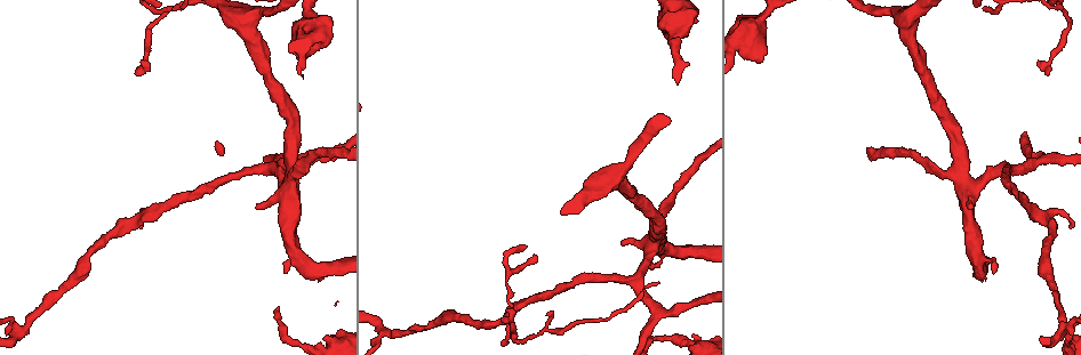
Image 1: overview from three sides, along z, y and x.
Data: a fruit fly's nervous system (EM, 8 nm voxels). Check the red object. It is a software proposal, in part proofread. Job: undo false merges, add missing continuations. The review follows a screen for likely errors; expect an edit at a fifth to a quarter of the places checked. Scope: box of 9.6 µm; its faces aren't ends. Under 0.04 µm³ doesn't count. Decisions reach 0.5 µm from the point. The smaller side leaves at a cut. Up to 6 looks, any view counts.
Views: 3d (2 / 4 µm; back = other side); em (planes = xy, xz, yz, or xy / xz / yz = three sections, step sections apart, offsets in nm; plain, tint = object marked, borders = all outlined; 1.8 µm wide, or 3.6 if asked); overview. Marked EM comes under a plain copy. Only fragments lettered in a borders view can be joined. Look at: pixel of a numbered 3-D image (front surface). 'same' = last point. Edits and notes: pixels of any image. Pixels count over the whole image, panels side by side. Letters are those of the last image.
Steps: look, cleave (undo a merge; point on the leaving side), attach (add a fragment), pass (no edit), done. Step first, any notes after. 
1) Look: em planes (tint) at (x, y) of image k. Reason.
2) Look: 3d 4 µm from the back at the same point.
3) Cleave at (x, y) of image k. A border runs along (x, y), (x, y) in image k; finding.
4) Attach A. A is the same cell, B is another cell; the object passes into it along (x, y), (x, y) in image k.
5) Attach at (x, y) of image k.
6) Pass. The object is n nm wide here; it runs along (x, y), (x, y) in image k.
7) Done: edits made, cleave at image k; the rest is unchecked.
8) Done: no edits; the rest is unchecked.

Look: 3d 4 µm at (316, 35) of image 1. Sudden change in width.

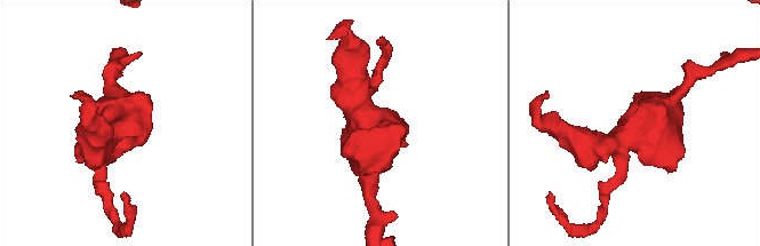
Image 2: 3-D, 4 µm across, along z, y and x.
Look: em xy step 4 (tint) at (127, 123) of image 2. Now the EM.

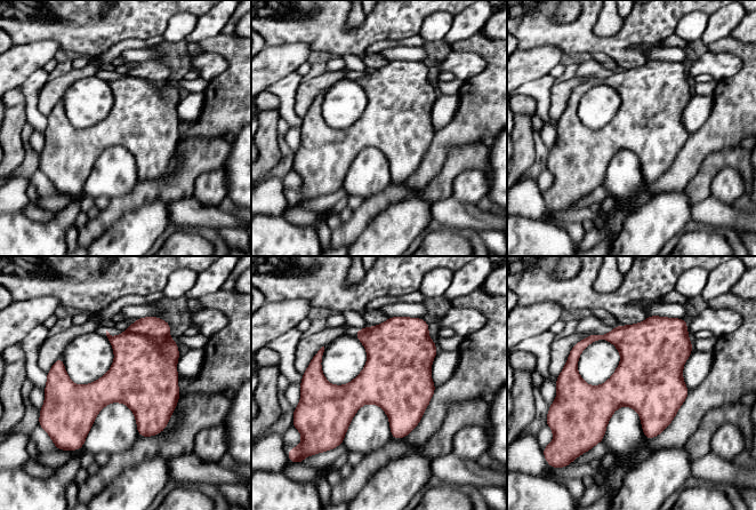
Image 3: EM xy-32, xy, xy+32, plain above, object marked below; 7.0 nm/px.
Look: em yz step 8 (borders) at the same point.

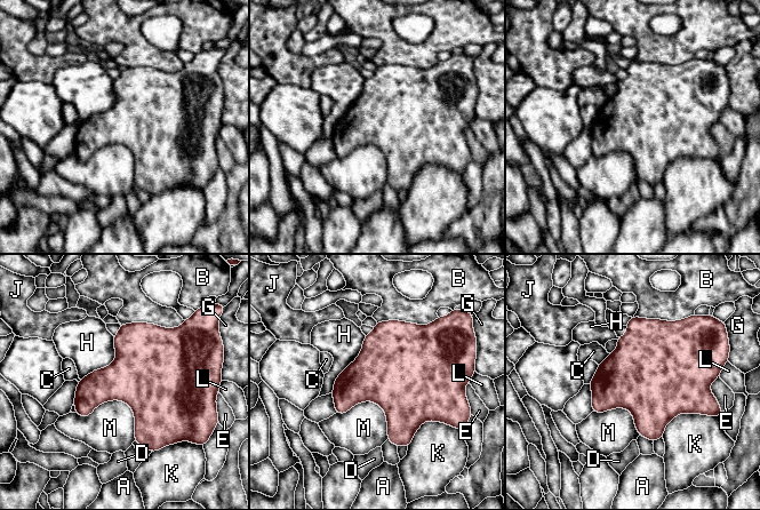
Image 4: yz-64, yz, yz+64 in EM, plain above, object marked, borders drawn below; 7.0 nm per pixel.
Pass. A, B, C, D, E, G, H, J, K, L and M are other cells; a border runs along (76, 412), (124, 400), (135, 440) in image 4; one neuron here.

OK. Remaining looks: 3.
Look: 3d 4 µm at (658, 312) of image 1. Three-way junction.

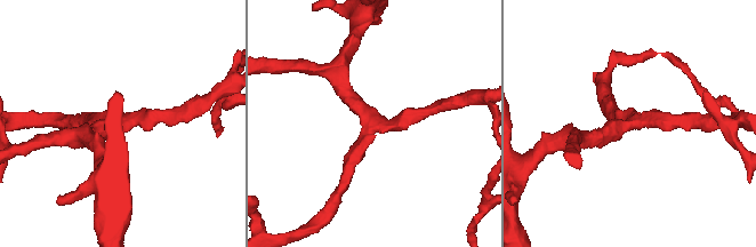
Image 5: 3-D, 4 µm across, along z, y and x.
Look: em 3.6 µm xz step 4 (tint) at (628, 127) of image 5. 3 arms meet here; the arms are 220, 220, 260 nm wide.

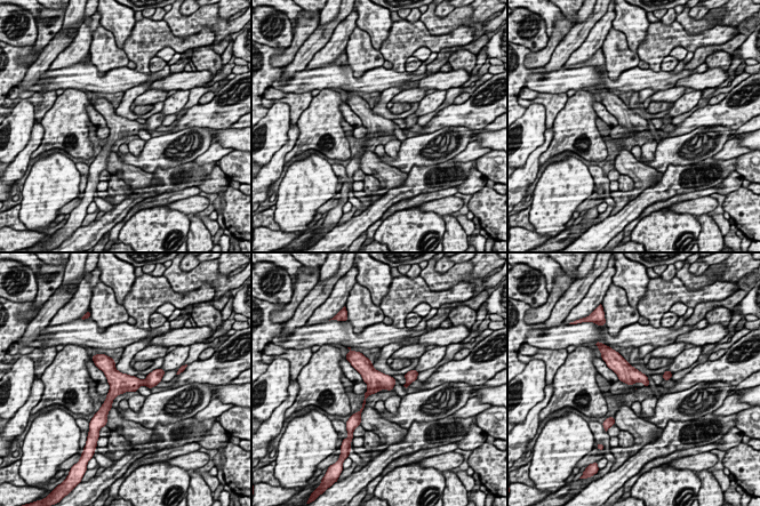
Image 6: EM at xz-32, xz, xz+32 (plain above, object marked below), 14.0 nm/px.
Look: em 3.6 µm planes (borders) at the same point. Another direction.

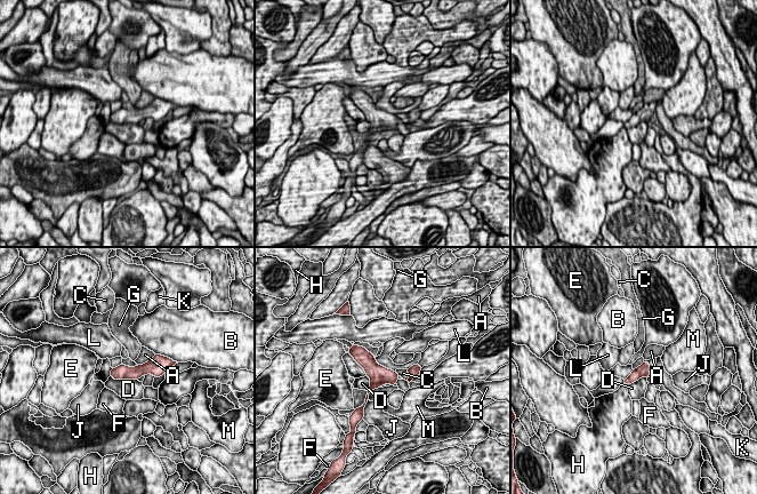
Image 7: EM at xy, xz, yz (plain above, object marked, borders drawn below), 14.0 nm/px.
Pass. The object is 190 nm wide here; A, B, C, D, E, F, G, H, J, K, L and M are other cells; one neuron here.

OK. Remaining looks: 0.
Done: no edits; the rest is unchecked.

